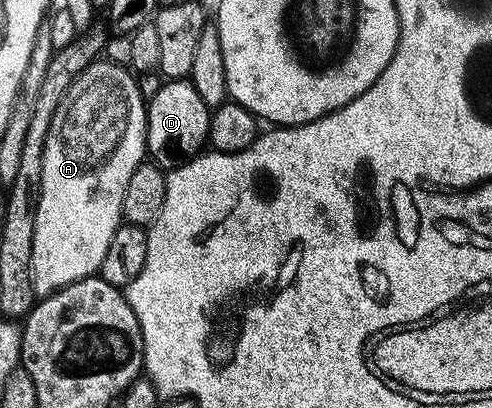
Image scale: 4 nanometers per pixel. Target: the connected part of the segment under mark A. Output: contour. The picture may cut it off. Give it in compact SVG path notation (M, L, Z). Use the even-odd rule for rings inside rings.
M96 61L71 80L71 88L66 97L55 110L49 125L49 133L43 142L43 156L41 157L41 177L37 184L37 198L35 200L35 228L33 229L32 245L32 287L36 296L52 295L60 291L65 285L73 281L81 281L98 272L101 261L105 257L105 249L109 249L109 241L113 241L113 233L121 225L123 219L122 202L125 199L126 186L129 177L137 169L139 163L144 162L147 155L147 104L141 97L141 89L137 89L137 78L126 66L108 61Z

